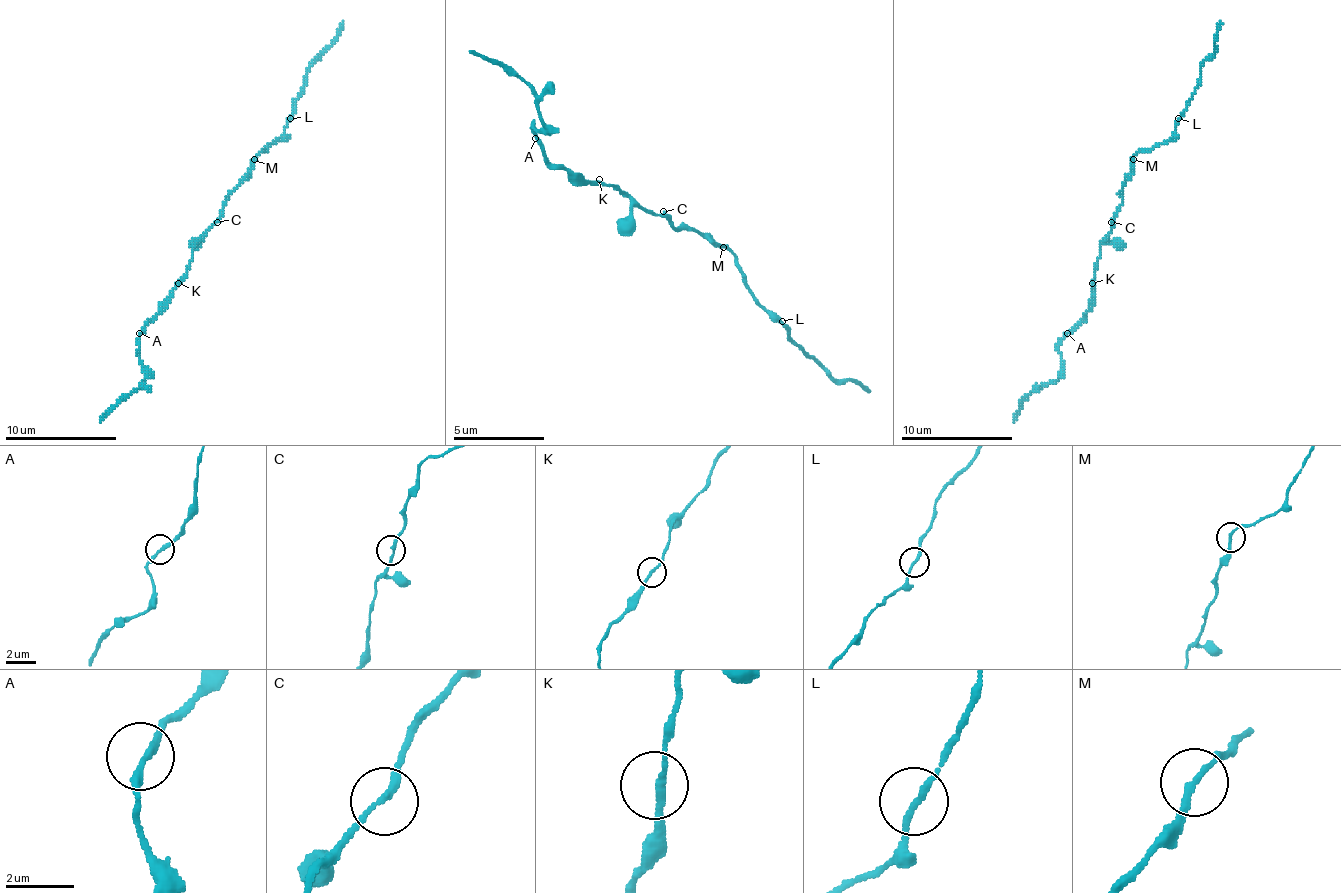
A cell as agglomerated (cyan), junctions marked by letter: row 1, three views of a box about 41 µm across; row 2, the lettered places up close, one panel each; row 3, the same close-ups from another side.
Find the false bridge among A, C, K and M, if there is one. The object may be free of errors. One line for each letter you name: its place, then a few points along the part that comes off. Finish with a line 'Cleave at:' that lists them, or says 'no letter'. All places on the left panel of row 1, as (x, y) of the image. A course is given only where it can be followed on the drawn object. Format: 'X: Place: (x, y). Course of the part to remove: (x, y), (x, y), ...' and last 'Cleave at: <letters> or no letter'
M: Place: (254, 159). Course of the part to remove: (254, 160), (284, 132), (293, 102), (304, 85), (307, 68), (323, 51), (343, 21)
Cleave at: M

